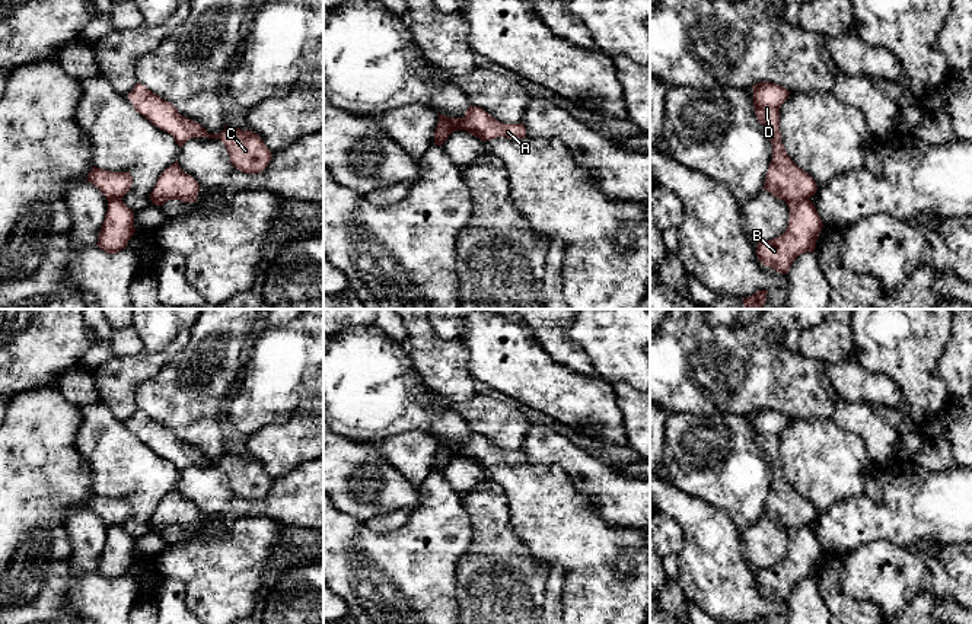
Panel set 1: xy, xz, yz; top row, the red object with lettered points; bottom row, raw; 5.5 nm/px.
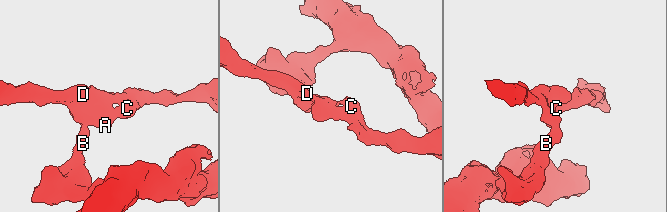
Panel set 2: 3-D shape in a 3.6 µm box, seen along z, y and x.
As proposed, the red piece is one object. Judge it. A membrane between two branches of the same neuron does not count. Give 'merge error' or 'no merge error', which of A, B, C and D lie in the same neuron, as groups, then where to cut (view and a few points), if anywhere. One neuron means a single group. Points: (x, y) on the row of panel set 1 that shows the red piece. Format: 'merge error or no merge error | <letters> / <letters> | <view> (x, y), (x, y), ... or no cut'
merge error | A C D / B | xz (451, 131), (440, 130), (434, 136)

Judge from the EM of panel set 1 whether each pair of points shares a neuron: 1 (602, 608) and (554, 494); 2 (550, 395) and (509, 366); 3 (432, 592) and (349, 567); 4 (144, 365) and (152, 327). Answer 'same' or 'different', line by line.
1: same
2: same
3: same
4: different

